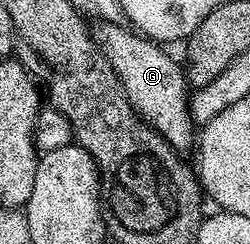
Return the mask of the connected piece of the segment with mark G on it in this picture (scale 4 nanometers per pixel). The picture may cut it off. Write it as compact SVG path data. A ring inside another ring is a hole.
M98 24L93 27L94 42L112 64L126 99L142 119L172 149L186 152L196 142L196 123L188 105L185 69L169 54L165 45L151 40L122 24Z

